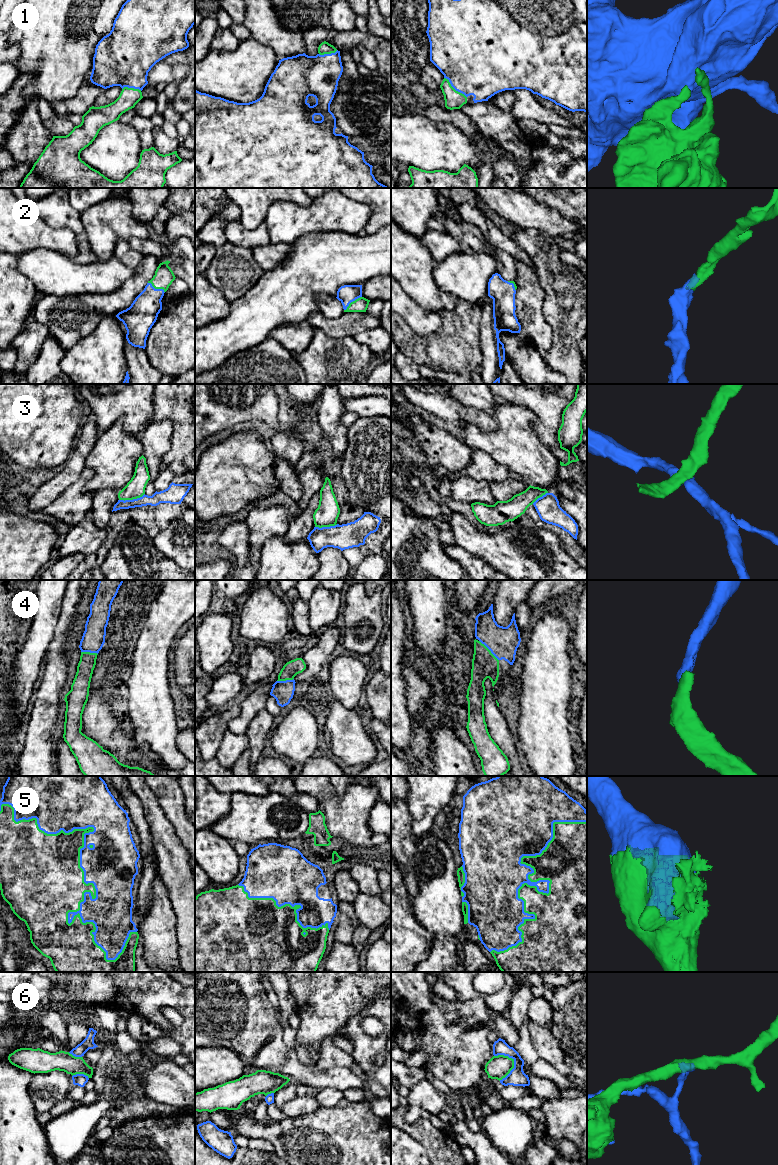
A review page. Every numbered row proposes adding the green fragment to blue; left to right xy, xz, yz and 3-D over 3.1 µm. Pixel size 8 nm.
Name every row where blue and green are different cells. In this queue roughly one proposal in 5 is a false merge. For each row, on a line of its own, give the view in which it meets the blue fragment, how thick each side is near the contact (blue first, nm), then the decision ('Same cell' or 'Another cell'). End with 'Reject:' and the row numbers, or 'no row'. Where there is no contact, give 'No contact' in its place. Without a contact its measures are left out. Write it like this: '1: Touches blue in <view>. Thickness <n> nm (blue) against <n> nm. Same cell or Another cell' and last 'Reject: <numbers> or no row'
1: Touches blue in yz. Thickness 480 nm (blue) against 140 nm. Same cell
2: Touches blue in xz. Thickness 150 nm (blue) against 110 nm. Same cell
3: Touches blue in xy. Thickness 100 nm (blue) against 160 nm. Another cell
4: Touches blue in yz. Thickness 240 nm (blue) against 220 nm. Same cell
5: Touches blue in xy. Thickness 400 nm (blue) against 480 nm. Same cell
6: Touches blue in yz. Thickness 140 nm (blue) against 190 nm. Another cell
Reject: 3, 6

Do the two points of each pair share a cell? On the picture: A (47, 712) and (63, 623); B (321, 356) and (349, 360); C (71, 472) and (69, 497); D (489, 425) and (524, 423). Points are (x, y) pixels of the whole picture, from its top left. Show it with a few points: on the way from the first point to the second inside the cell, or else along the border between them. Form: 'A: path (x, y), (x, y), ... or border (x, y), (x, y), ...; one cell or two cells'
A: path (50, 690), (56, 671), (57, 645); one cell
B: path (328, 360), (342, 360); one cell
C: border (84, 467), (80, 476), (52, 501); two cells
D: border (498, 423), (491, 431), (482, 431), (473, 425); two cells

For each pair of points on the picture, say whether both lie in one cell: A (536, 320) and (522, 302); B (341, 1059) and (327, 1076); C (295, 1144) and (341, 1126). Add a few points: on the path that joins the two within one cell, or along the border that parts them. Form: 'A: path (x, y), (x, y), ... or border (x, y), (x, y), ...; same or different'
A: path (532, 316), (526, 306); same
B: border (315, 1064), (318, 1068), (349, 1068); different
C: path (306, 1144), (323, 1144), (330, 1137); same

